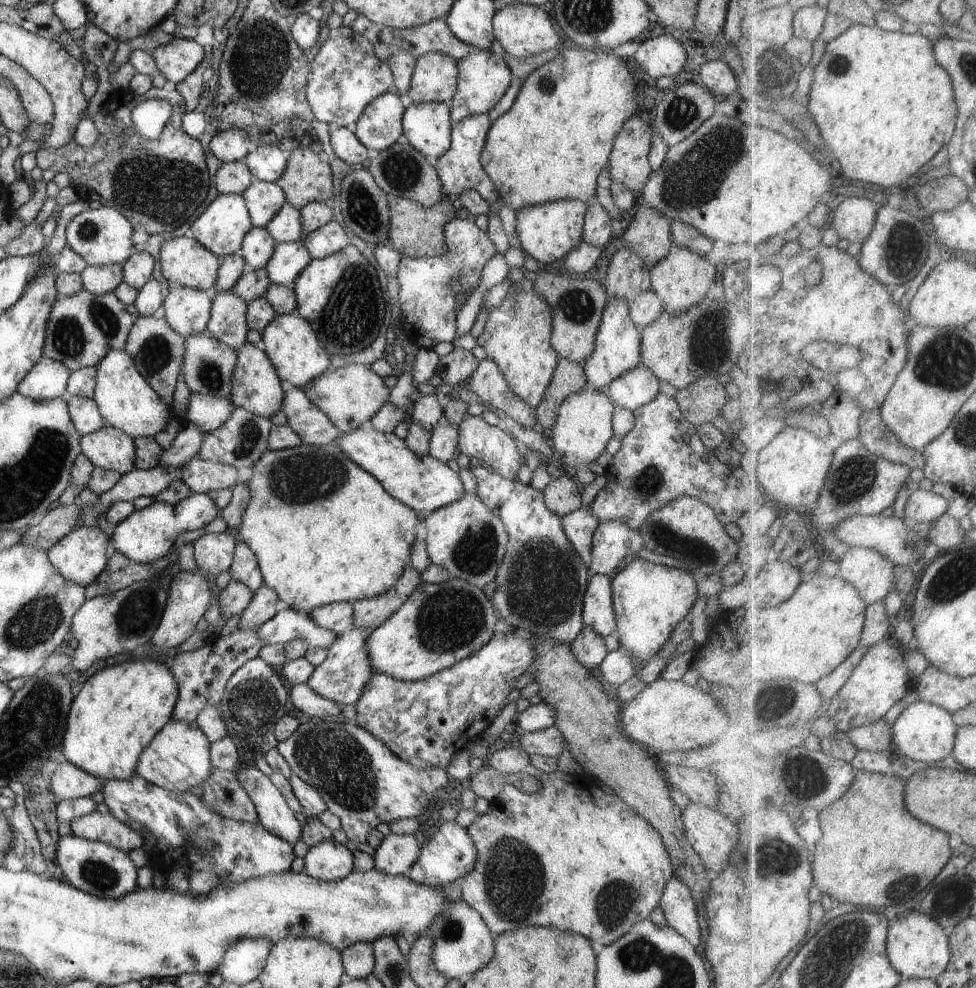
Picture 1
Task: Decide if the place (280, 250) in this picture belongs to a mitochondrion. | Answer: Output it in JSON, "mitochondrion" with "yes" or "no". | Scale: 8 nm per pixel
{"mitochondrion":"no"}

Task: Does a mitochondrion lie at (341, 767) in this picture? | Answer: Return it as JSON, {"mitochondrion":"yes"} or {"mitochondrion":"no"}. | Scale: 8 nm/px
{"mitochondrion":"yes"}

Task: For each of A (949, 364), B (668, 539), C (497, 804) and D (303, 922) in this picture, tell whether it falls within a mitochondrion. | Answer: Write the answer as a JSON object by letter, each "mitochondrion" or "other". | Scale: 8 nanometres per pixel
{"A":"mitochondrion","B":"mitochondrion","C":"other","D":"other"}

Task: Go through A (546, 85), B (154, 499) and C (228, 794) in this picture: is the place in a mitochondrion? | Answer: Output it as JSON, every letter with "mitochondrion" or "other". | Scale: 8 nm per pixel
{"A":"mitochondrion","B":"other","C":"other"}

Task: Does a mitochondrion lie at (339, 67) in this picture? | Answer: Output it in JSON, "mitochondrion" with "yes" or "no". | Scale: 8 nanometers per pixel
{"mitochondrion":"no"}

